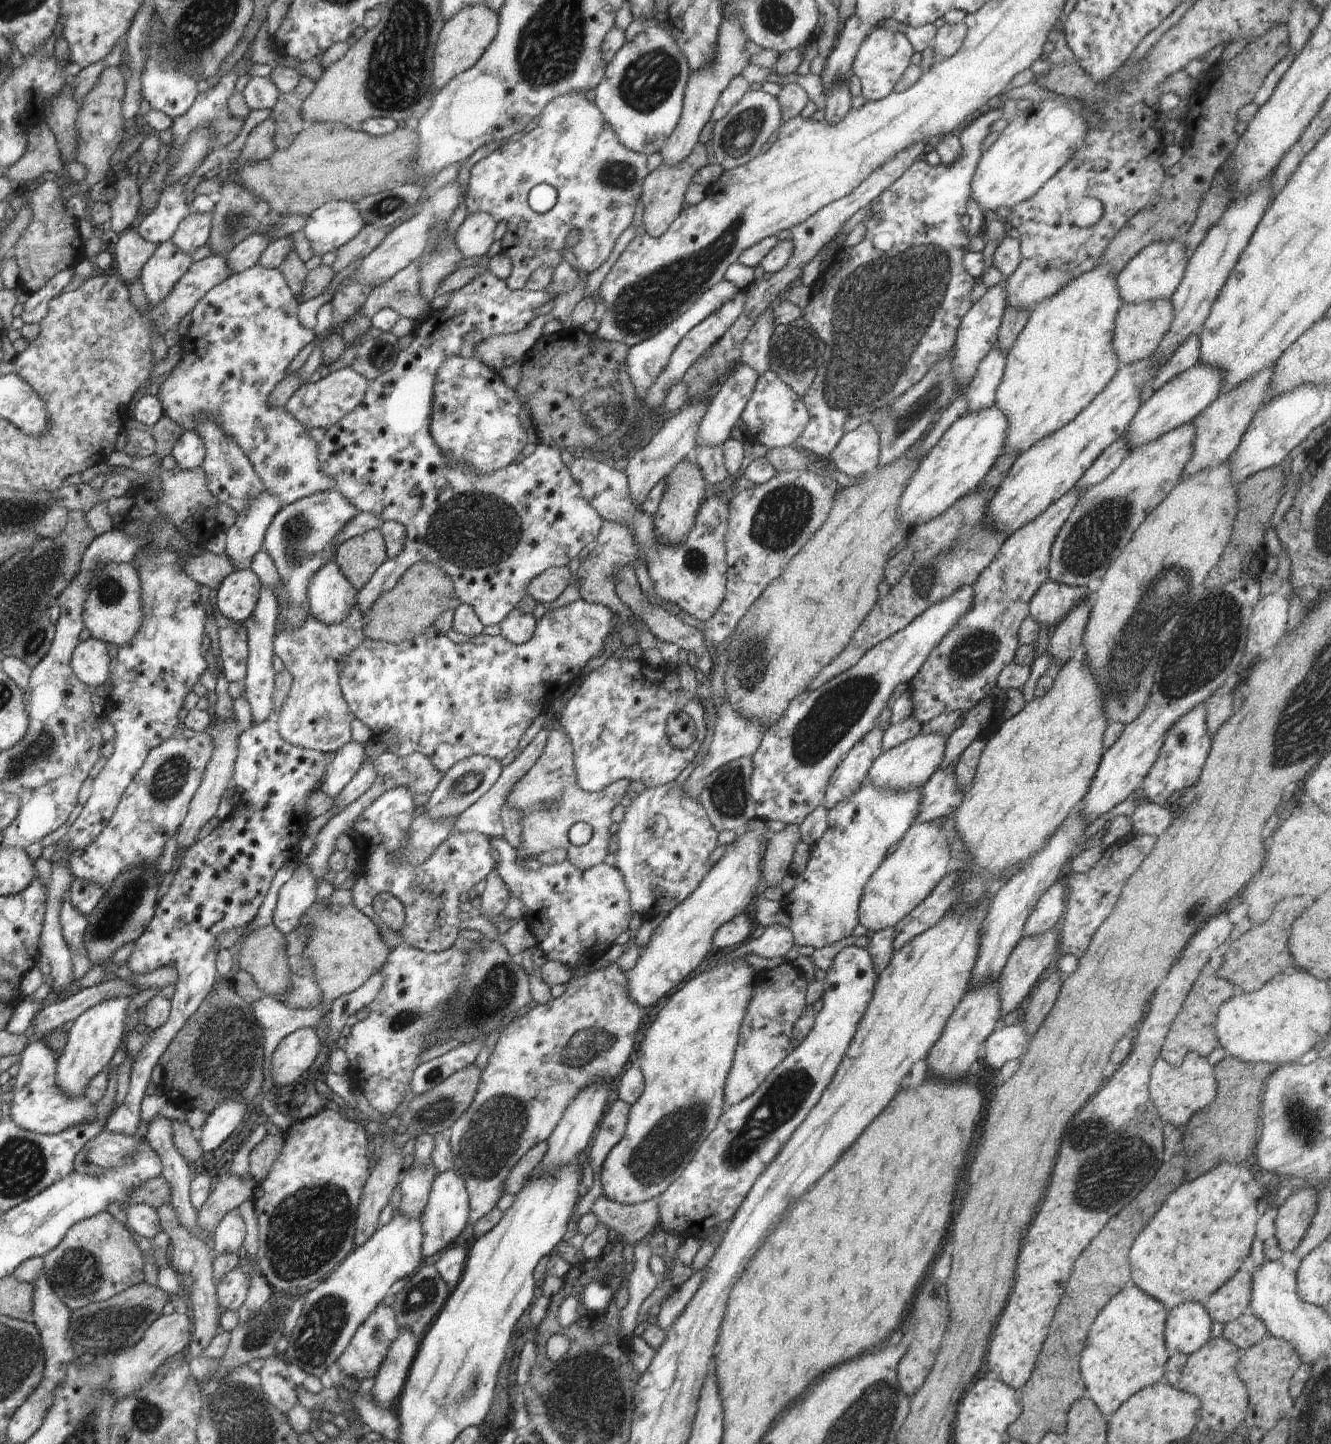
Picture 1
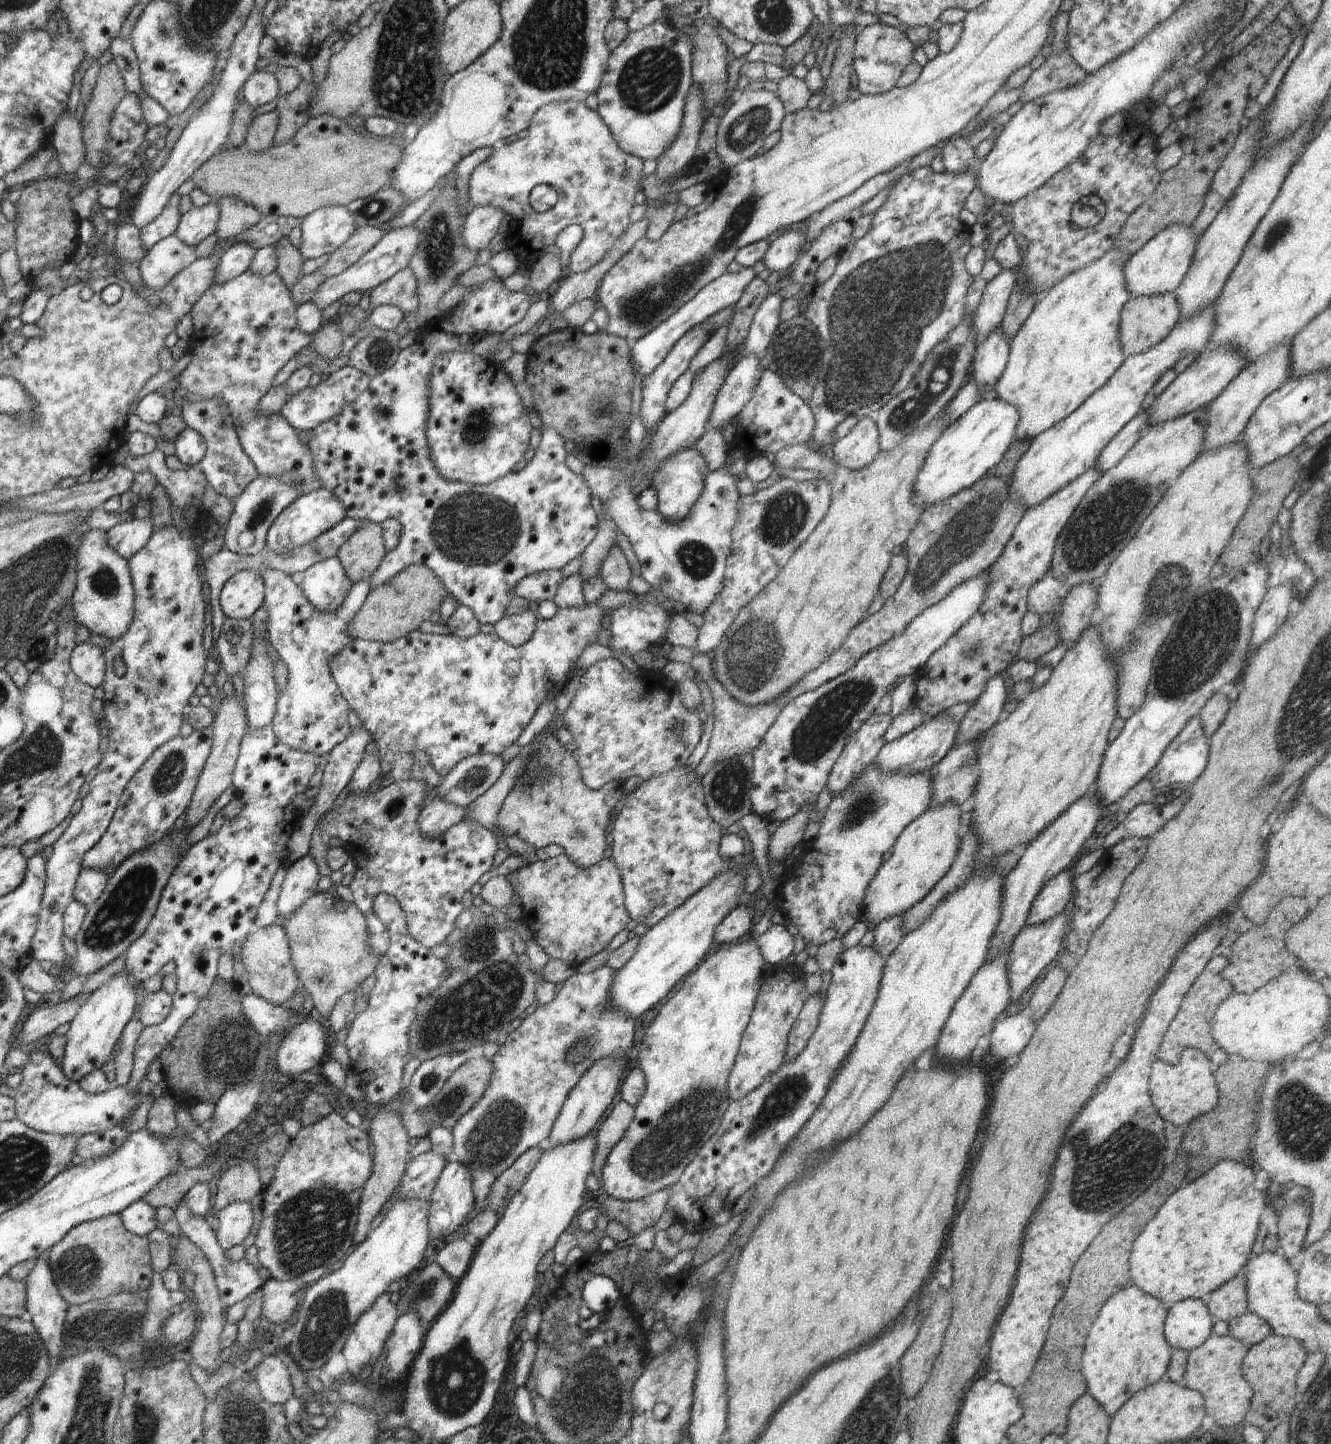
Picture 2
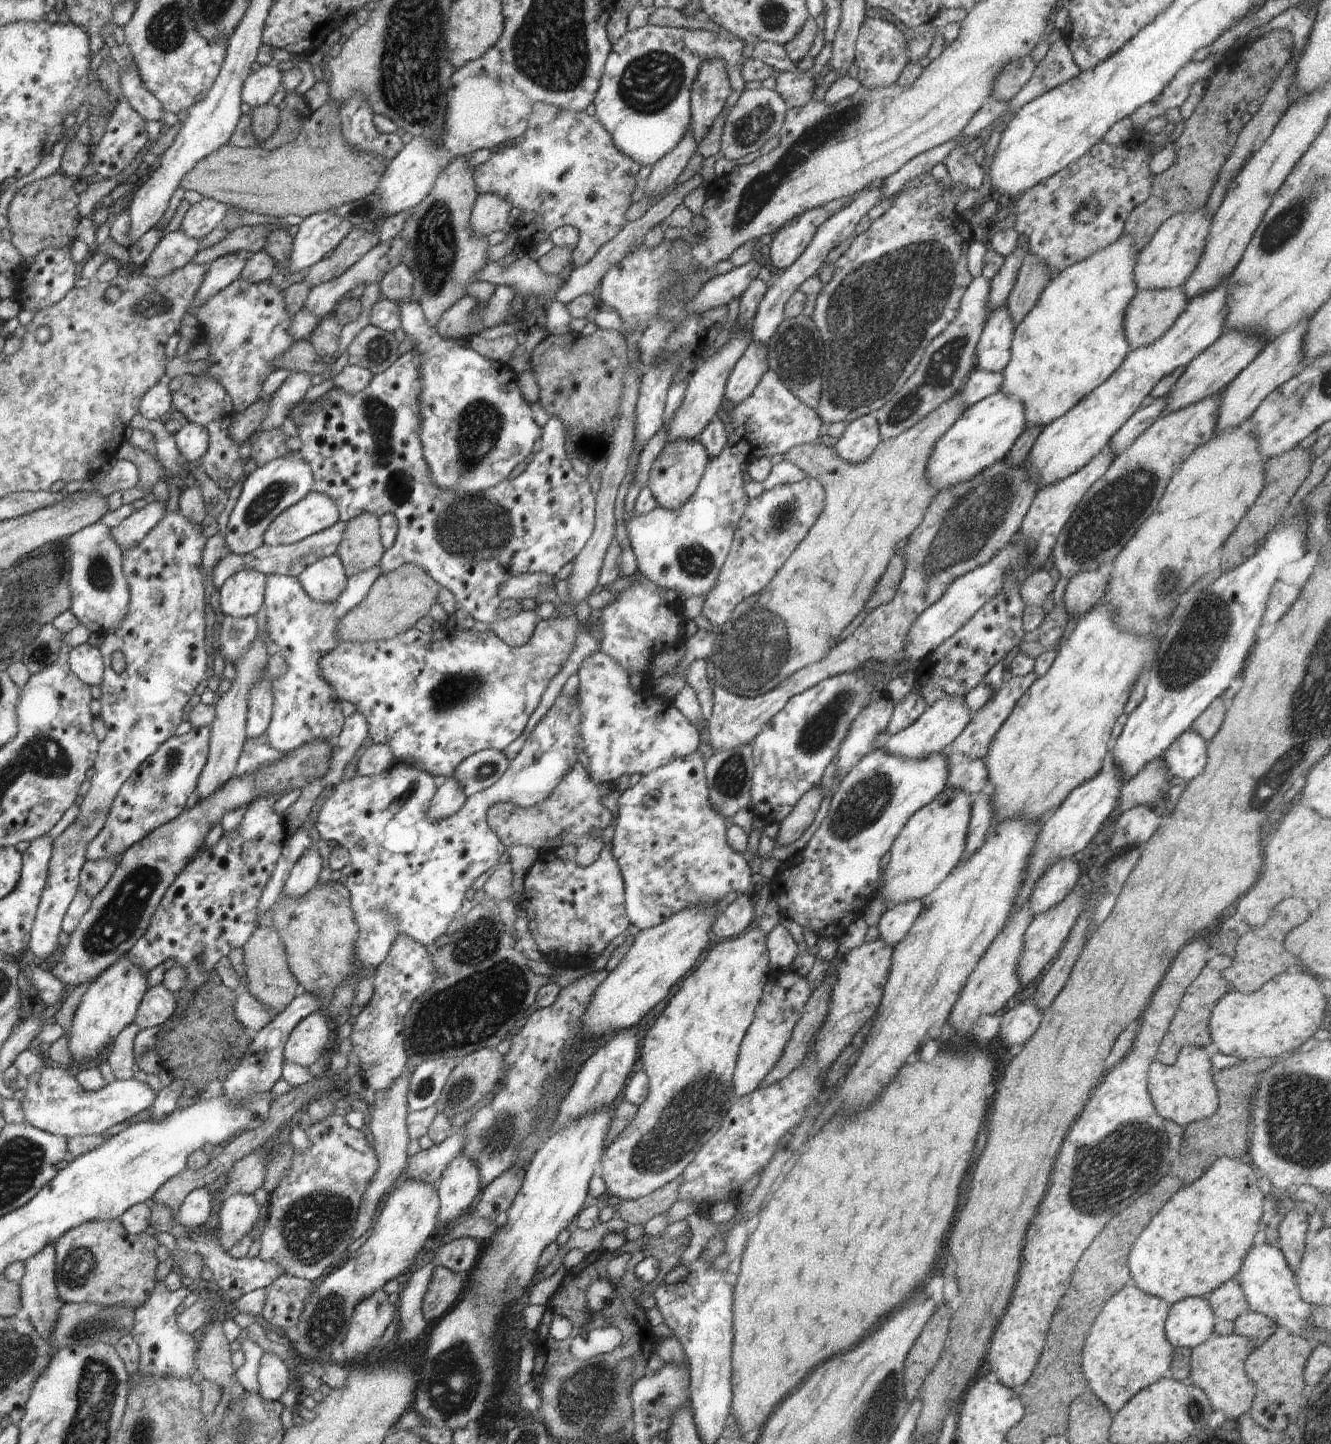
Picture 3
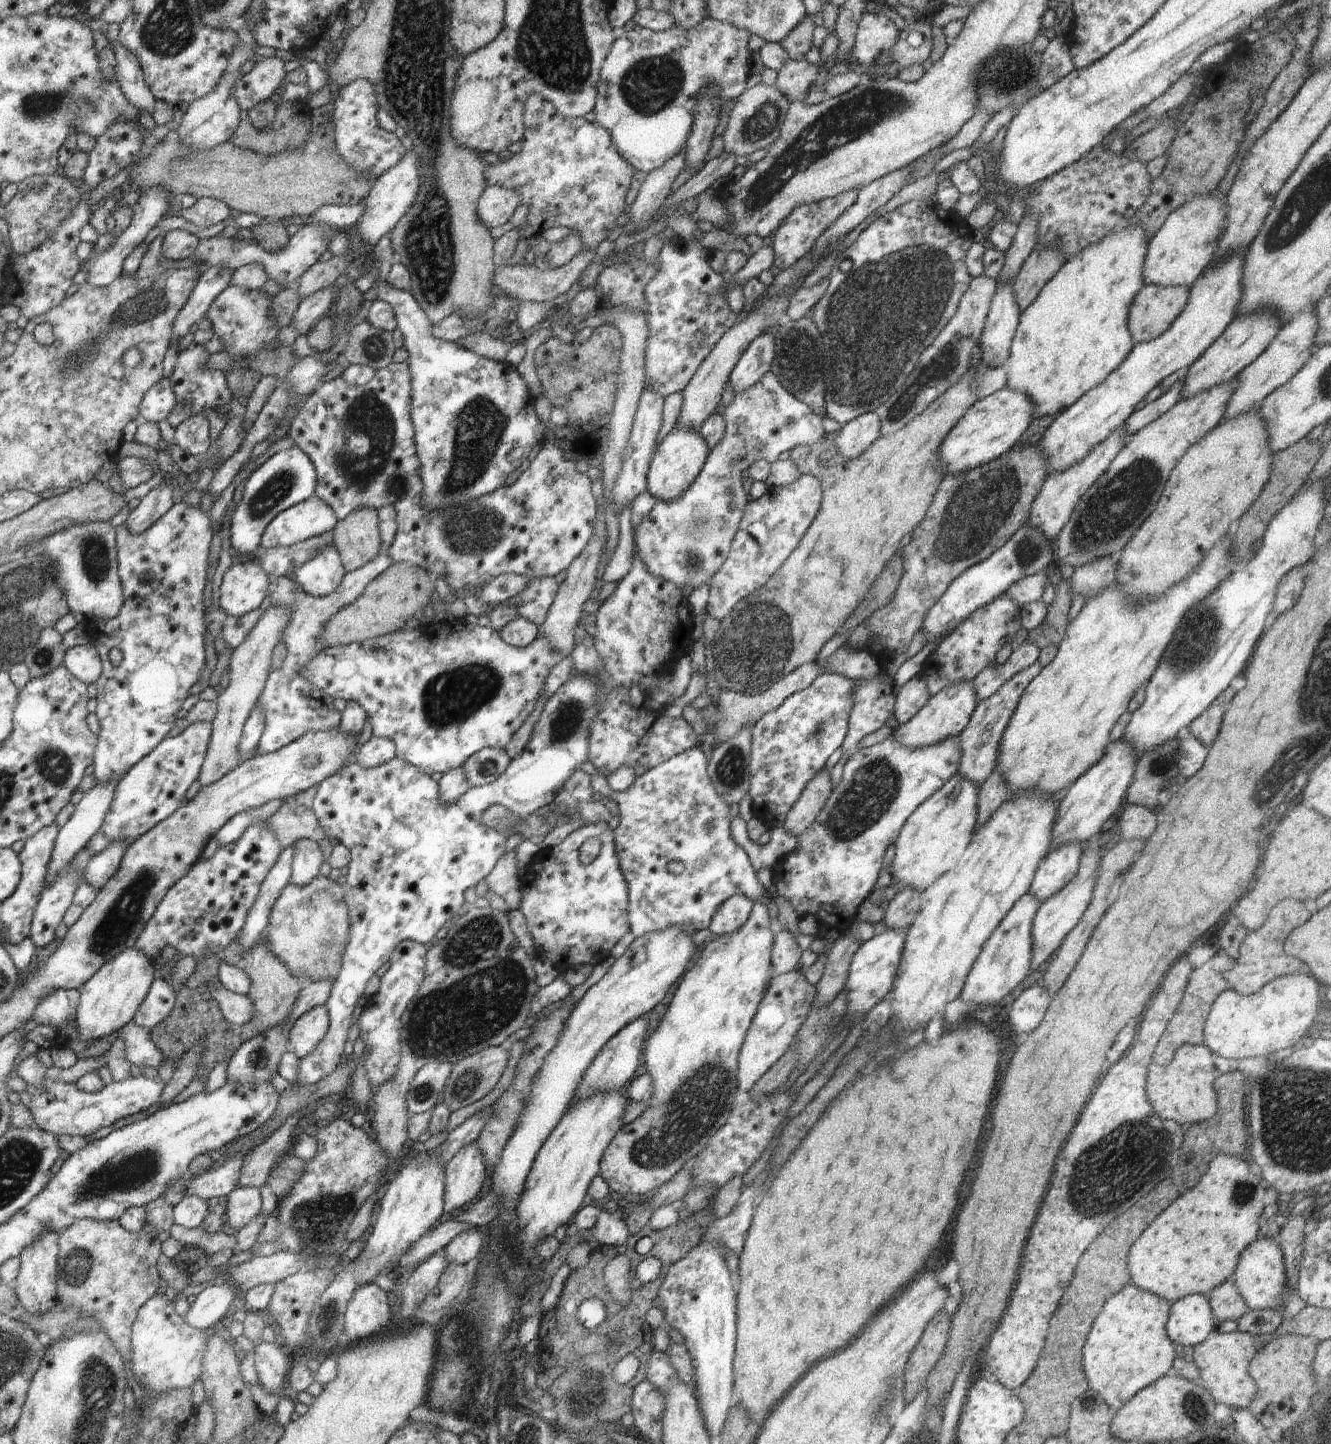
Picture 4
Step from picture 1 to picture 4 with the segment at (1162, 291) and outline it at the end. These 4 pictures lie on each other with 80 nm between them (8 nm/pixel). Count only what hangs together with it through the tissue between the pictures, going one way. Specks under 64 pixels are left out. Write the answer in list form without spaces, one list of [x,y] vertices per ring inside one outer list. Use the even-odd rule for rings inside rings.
[[[1218,192],[1196,196],[1170,213],[1160,230],[1149,240],[1142,267],[1146,285],[1190,287],[1211,261],[1217,240],[1221,237],[1226,216],[1225,196]]]

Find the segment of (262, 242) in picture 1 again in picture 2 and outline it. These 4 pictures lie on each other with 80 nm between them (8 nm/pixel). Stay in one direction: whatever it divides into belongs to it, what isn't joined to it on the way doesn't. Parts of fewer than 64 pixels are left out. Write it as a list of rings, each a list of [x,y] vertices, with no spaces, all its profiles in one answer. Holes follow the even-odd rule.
[[[238,242],[218,256],[212,286],[222,286],[248,271],[257,250],[247,242]]]

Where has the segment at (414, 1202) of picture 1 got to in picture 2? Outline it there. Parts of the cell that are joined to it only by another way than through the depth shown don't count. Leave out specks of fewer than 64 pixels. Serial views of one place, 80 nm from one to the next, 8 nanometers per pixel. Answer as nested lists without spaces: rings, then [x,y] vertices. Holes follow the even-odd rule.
[[[434,1150],[410,1159],[397,1195],[401,1198],[418,1198],[431,1202],[434,1188],[448,1163],[444,1156],[436,1154]]]

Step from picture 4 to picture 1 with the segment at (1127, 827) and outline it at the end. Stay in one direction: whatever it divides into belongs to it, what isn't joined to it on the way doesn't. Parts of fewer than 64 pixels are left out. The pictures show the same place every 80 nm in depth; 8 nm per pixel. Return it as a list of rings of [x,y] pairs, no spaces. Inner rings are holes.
[[[1137,802],[1137,808],[1130,816],[1133,832],[1158,838],[1174,822],[1178,812],[1180,811],[1170,812],[1166,806],[1161,807],[1150,802]]]

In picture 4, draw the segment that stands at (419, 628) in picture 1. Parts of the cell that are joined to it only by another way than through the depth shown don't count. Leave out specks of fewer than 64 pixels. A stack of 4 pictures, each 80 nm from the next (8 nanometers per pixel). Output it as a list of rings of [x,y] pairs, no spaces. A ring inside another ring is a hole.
[[[405,562],[391,564],[353,603],[330,617],[321,634],[325,648],[363,643],[398,632],[430,603],[434,591],[434,581],[423,568]]]

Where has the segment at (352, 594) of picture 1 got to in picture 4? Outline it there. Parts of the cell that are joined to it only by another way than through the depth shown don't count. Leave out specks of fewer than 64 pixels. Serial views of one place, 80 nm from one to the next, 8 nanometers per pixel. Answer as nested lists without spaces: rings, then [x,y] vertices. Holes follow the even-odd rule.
[[[325,545],[318,555],[298,567],[292,578],[305,593],[325,597],[340,586],[345,573],[337,548]]]

